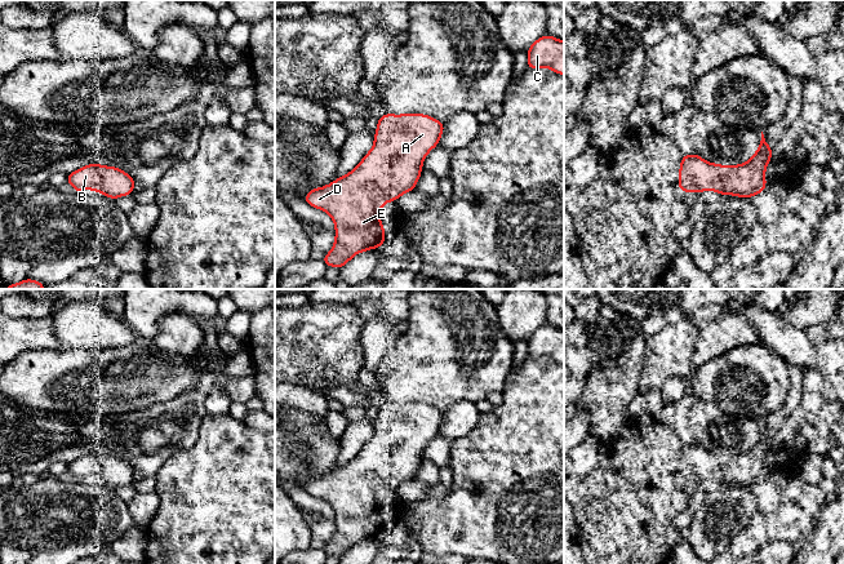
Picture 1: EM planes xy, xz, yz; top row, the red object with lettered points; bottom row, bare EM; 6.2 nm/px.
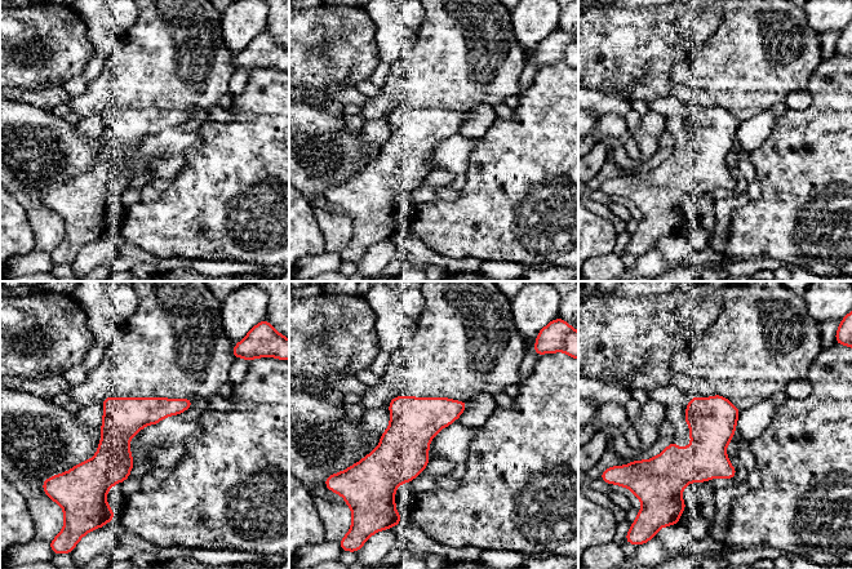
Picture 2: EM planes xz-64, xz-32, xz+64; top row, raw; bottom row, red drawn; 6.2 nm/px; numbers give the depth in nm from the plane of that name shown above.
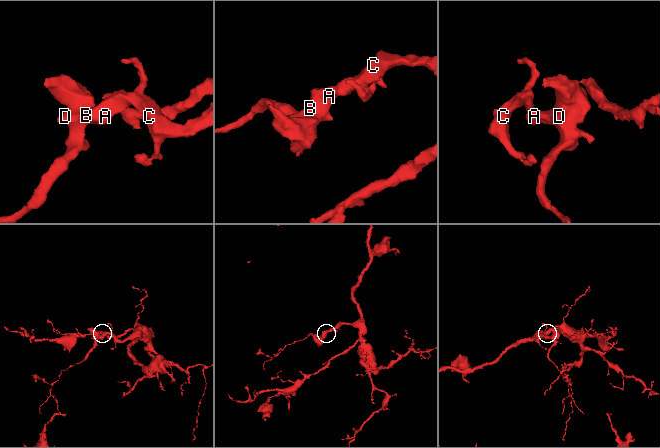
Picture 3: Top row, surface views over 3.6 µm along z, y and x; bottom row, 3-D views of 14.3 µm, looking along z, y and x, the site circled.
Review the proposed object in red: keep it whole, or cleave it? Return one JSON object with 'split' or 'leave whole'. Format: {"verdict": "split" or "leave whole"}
{"verdict": "leave whole"}

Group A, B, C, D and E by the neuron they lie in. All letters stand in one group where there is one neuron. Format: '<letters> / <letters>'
A B C D E

